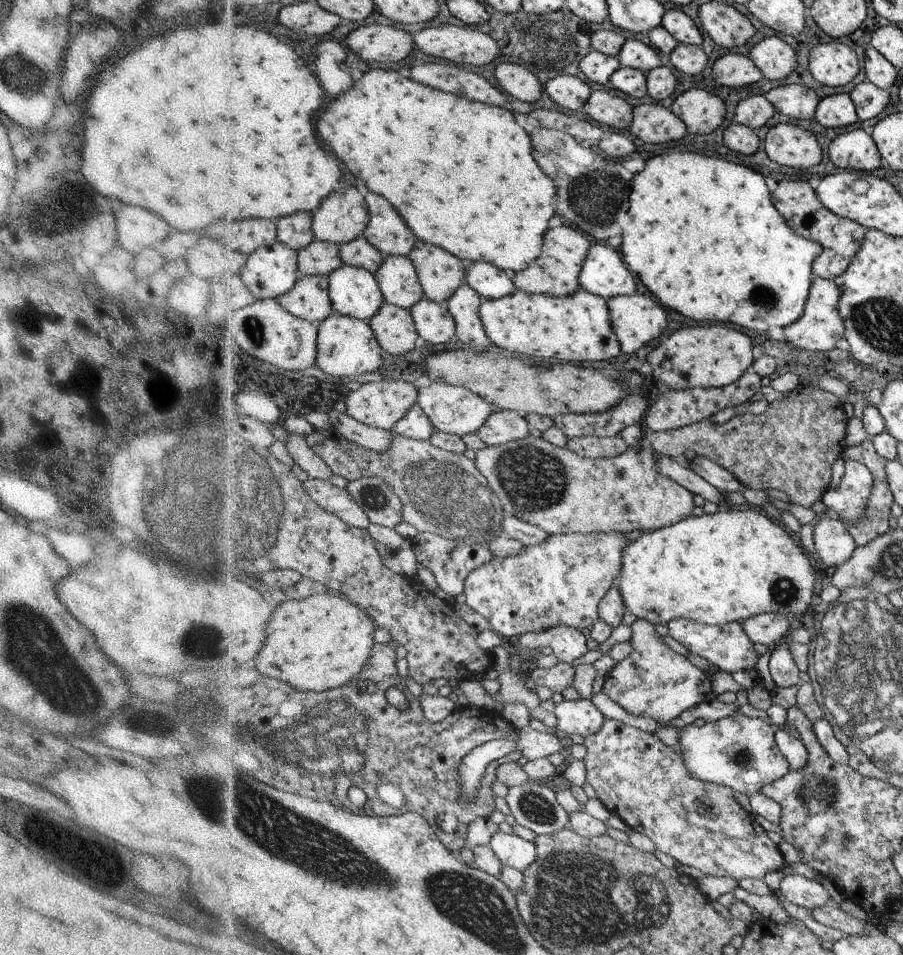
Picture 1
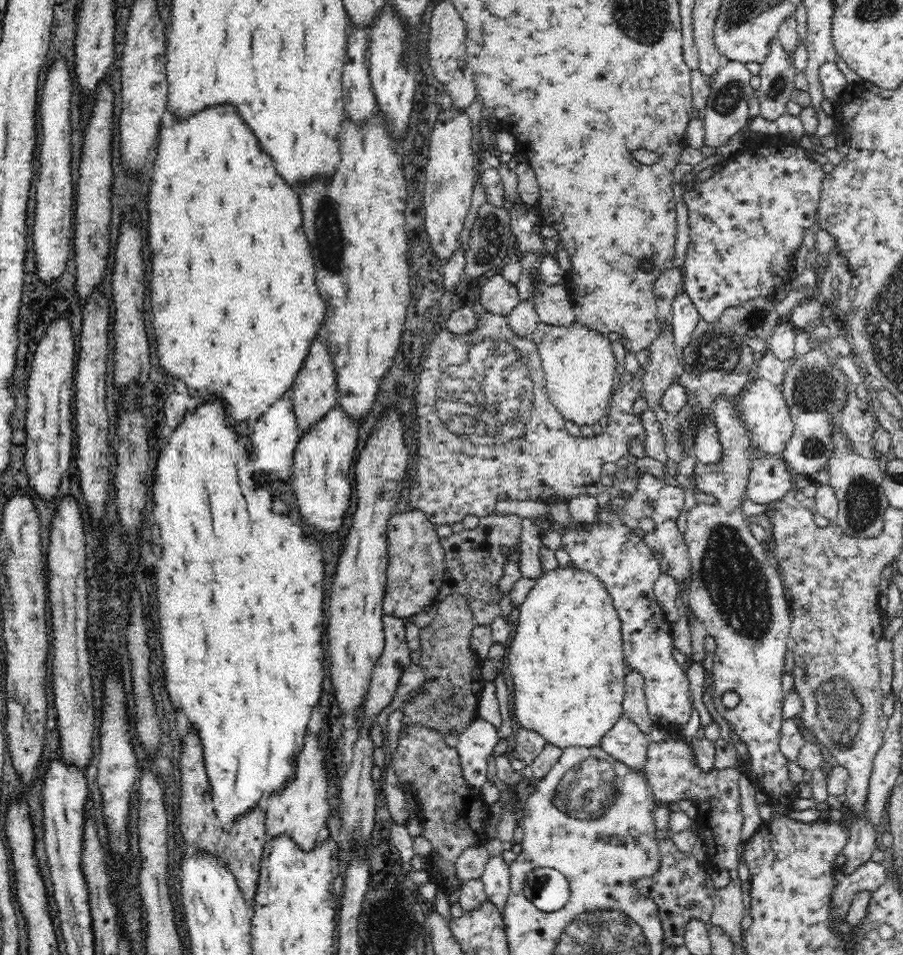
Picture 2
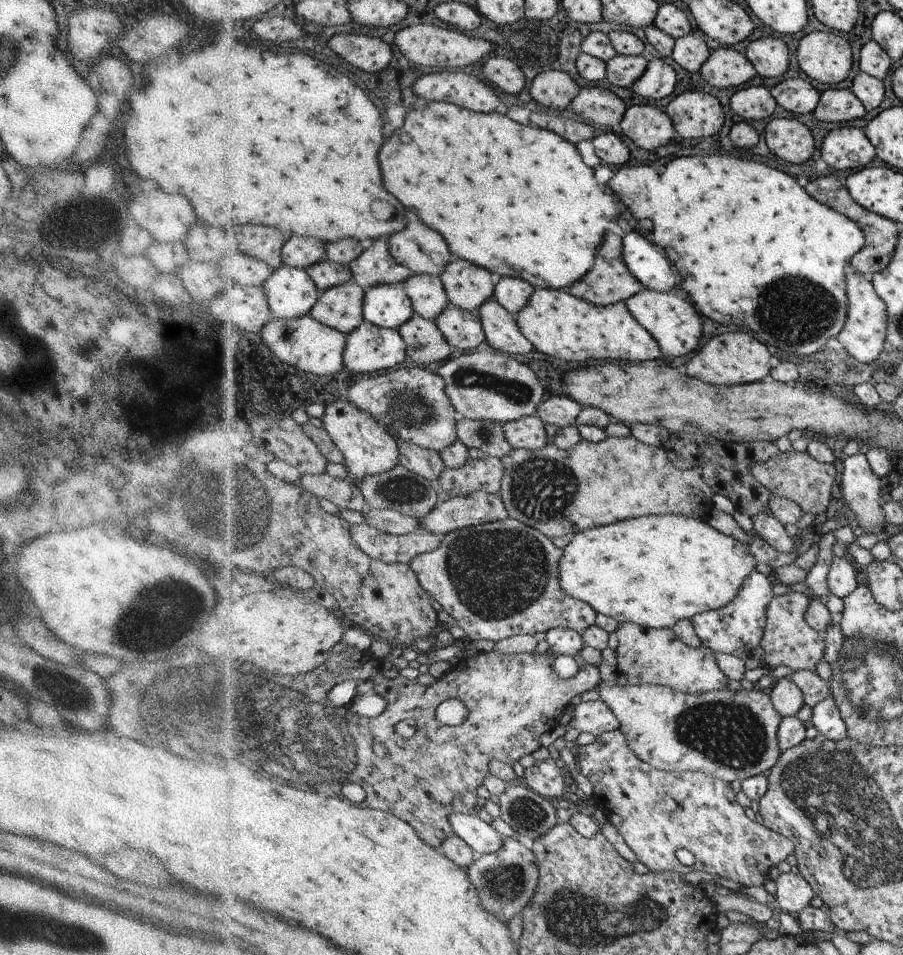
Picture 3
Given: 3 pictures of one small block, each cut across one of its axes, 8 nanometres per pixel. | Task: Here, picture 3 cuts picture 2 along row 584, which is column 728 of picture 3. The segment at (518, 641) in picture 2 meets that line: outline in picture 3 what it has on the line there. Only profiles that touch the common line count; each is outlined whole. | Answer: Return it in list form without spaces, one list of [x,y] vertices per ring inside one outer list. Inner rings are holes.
[[[681,514],[641,516],[640,518],[632,518],[632,520],[624,520],[624,522],[616,522],[616,524],[608,524],[608,526],[600,526],[600,528],[592,528],[588,532],[579,532],[578,534],[580,536],[574,535],[571,542],[564,548],[564,556],[560,562],[560,582],[565,593],[587,602],[592,605],[592,608],[597,613],[611,616],[620,624],[633,622],[635,625],[644,626],[646,629],[671,629],[678,620],[684,620],[684,618],[691,620],[694,616],[703,612],[726,607],[739,594],[745,580],[748,580],[749,576],[756,572],[755,566],[758,563],[750,553],[750,544],[743,543],[730,535],[719,532],[704,519],[687,517]]]

